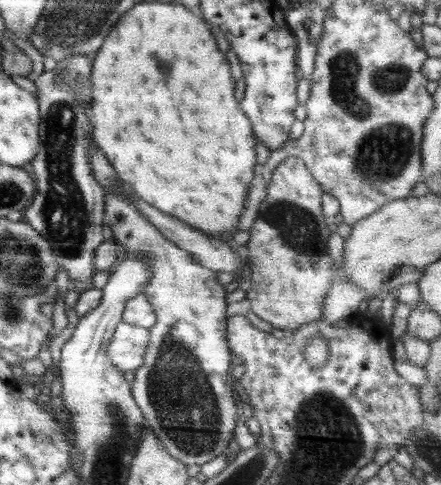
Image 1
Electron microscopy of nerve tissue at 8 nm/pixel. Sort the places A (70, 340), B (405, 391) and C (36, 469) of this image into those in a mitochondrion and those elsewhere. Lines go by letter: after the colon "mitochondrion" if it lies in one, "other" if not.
A: other
B: other
C: other

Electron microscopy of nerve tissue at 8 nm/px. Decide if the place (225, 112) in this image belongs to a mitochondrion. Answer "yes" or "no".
no

